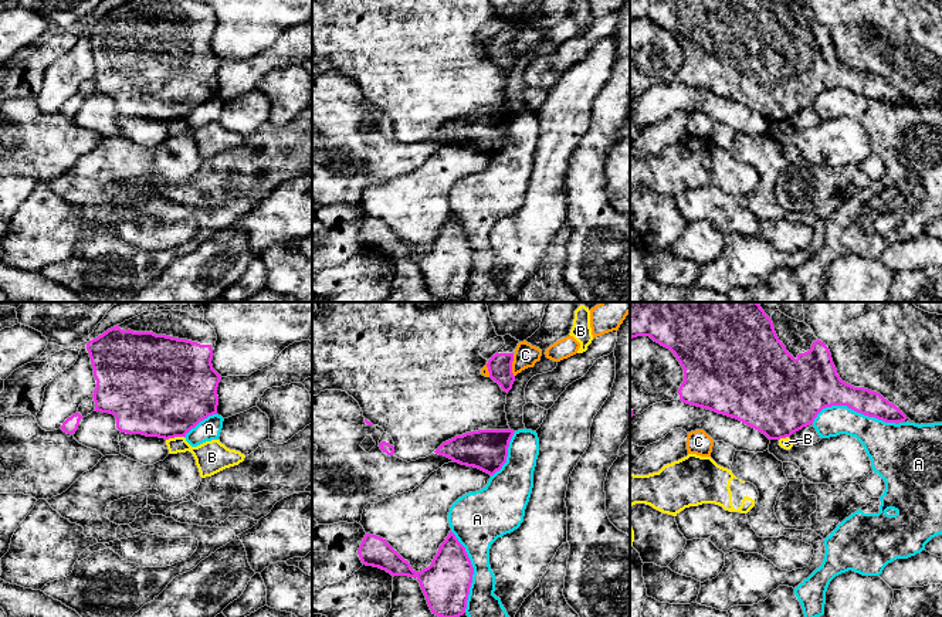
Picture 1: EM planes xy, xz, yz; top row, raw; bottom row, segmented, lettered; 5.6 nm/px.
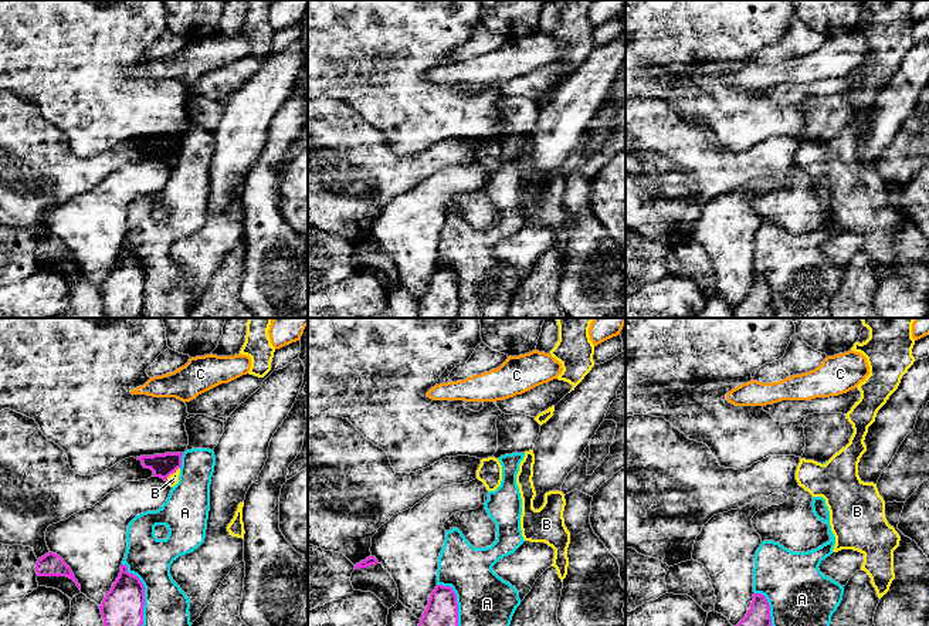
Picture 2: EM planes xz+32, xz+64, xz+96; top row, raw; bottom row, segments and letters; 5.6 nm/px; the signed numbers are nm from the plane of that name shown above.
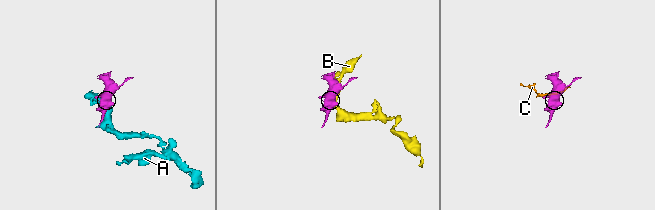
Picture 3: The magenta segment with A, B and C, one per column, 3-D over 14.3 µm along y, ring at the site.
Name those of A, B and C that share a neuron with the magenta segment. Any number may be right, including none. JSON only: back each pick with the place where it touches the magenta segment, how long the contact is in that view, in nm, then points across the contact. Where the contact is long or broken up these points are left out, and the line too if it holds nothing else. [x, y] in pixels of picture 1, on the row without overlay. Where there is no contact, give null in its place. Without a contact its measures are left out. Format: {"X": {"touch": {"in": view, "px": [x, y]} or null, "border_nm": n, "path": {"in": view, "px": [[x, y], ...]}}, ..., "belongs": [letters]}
{"belongs": []}

